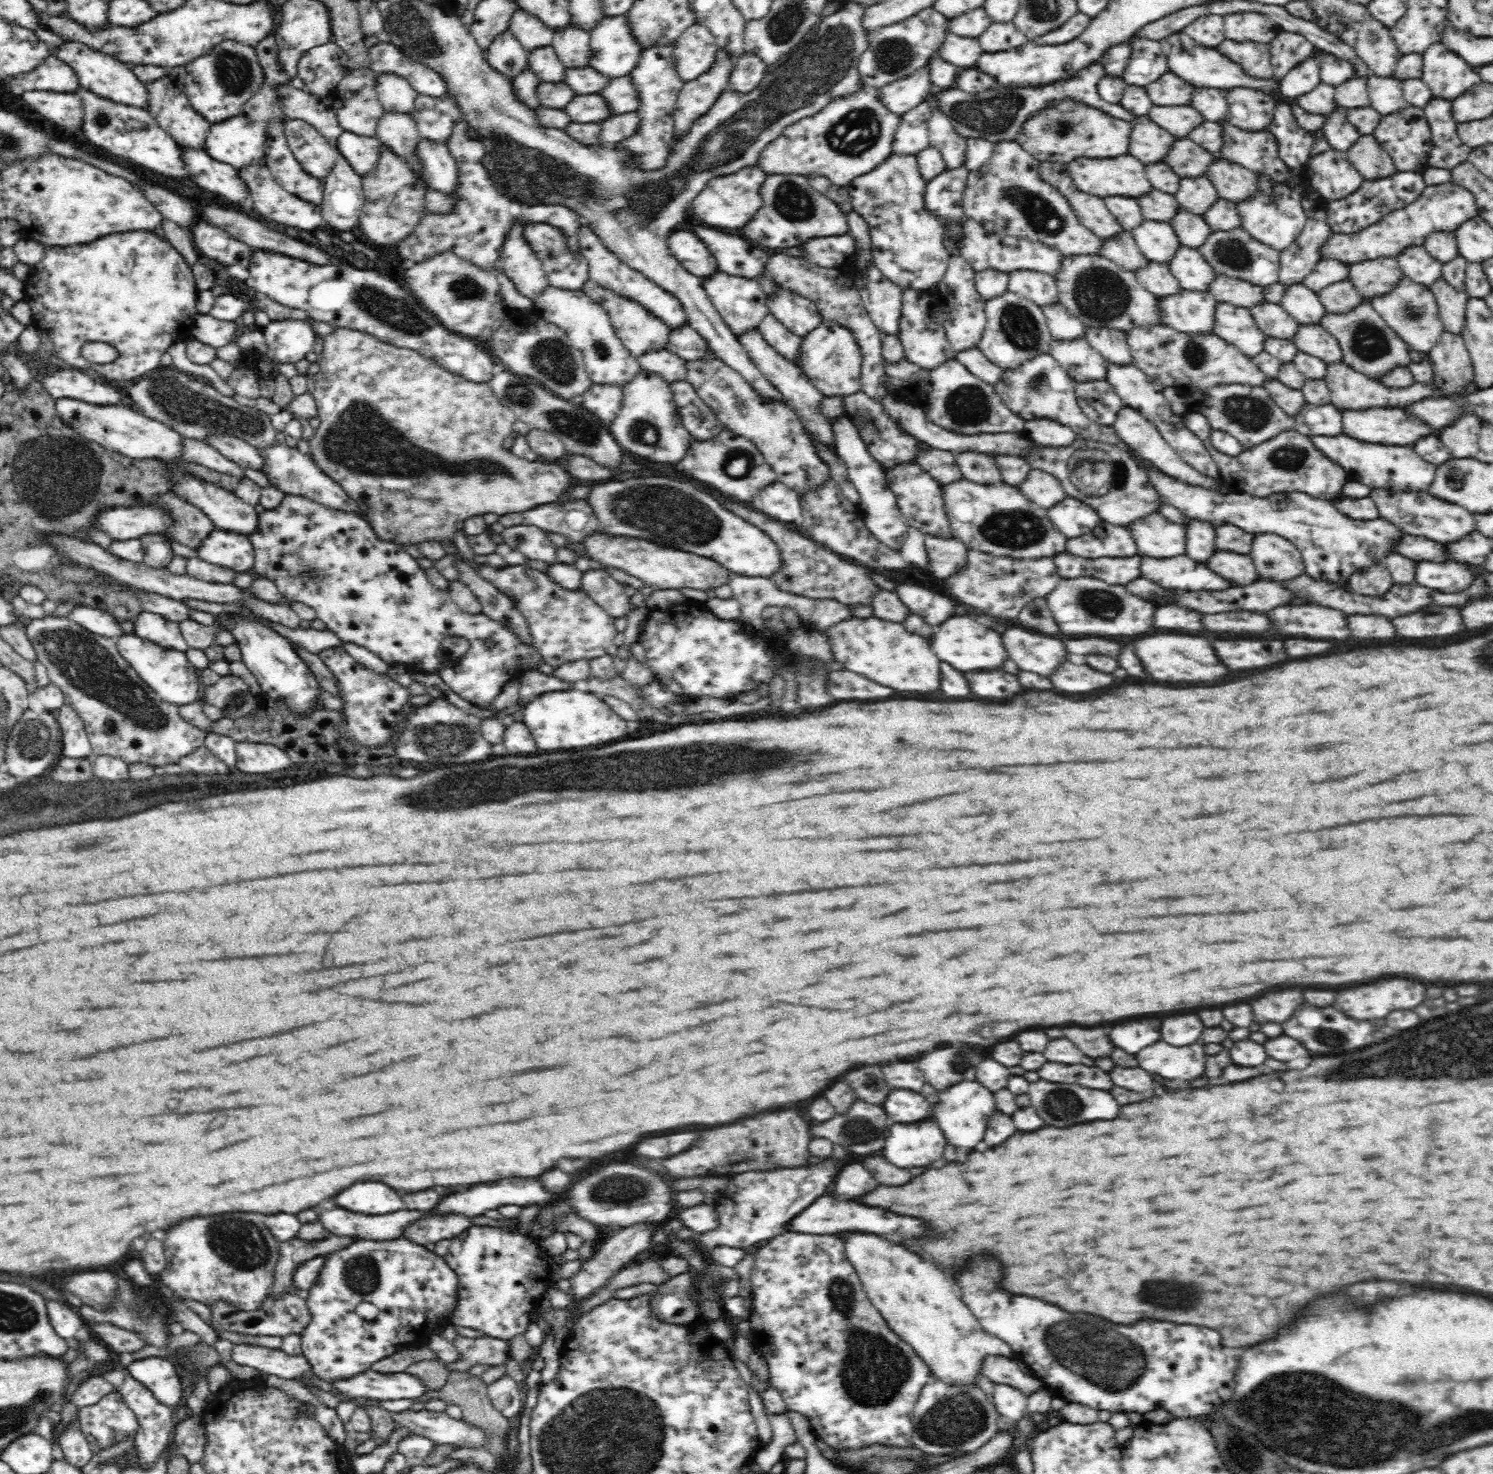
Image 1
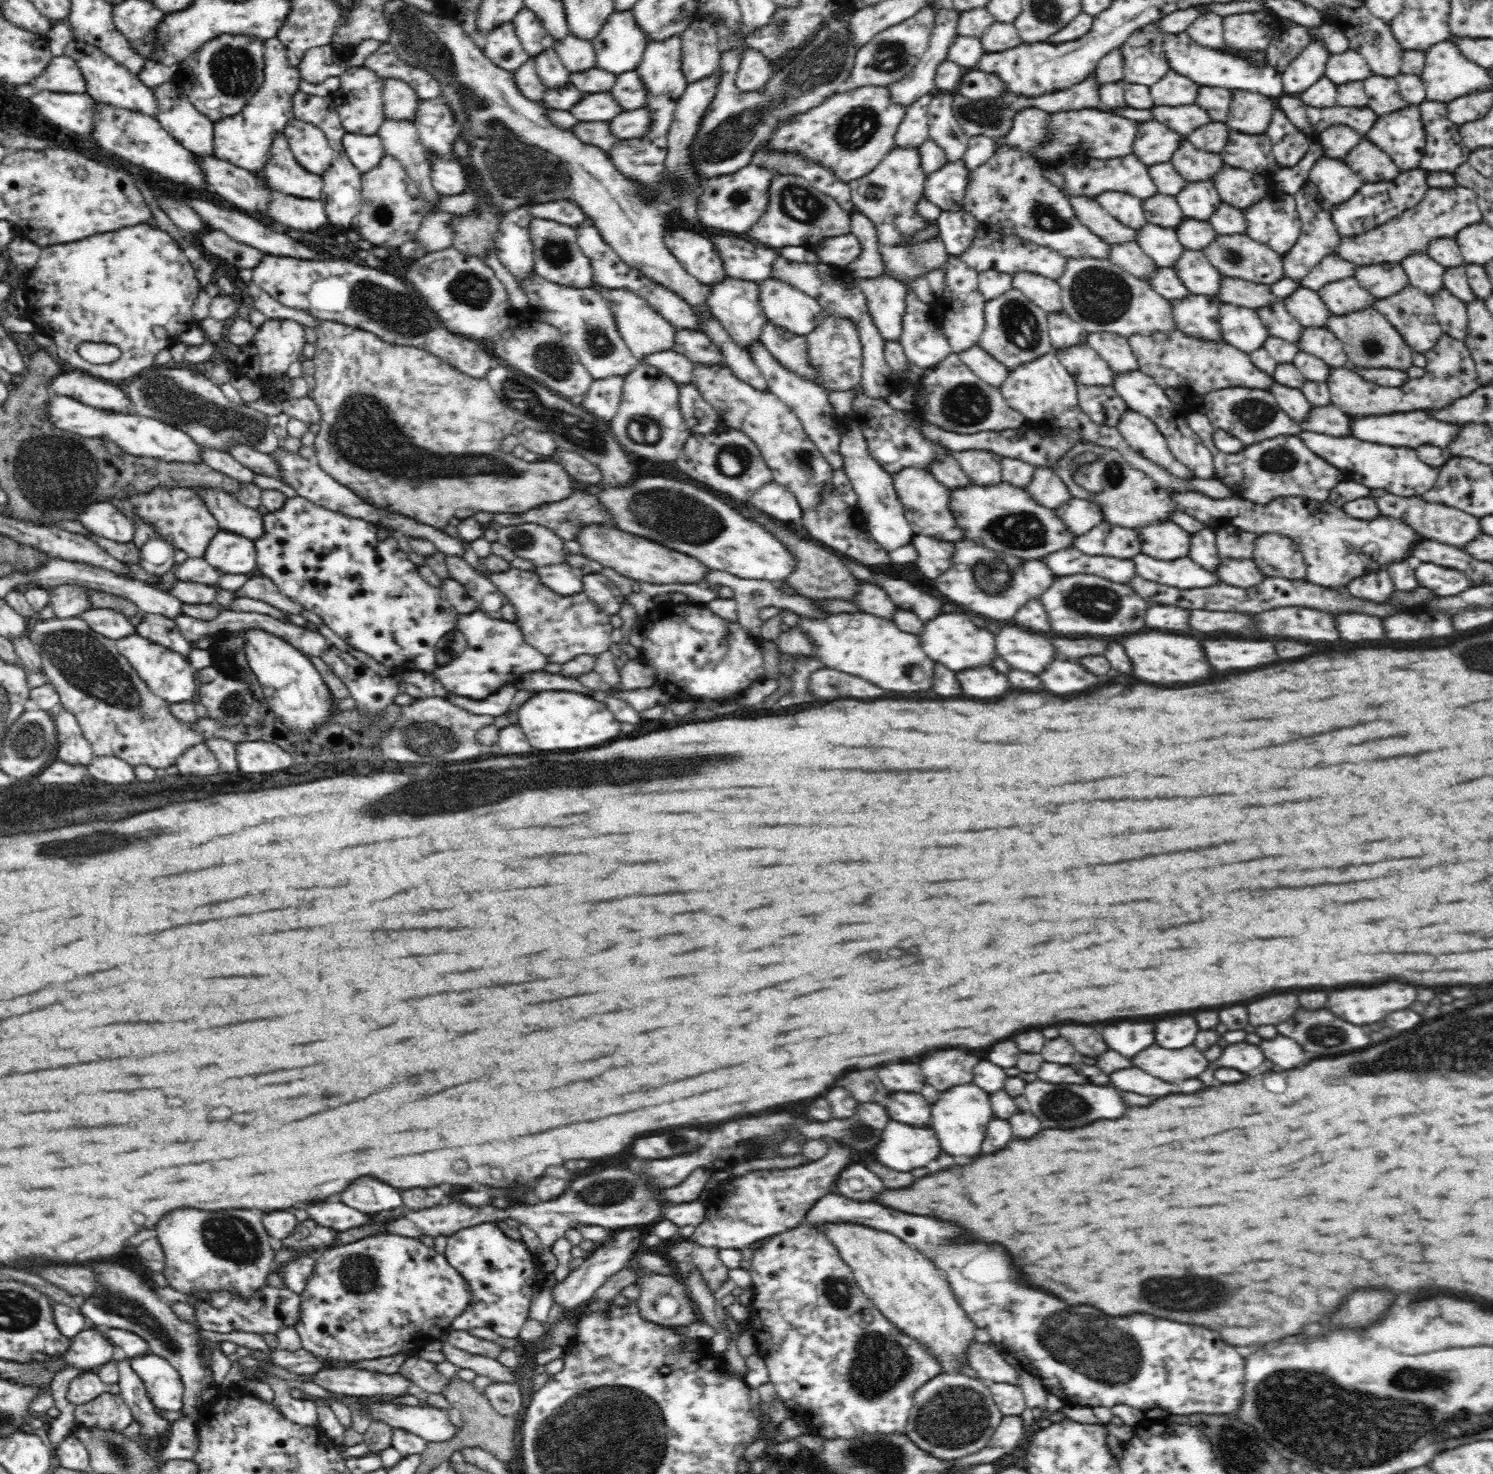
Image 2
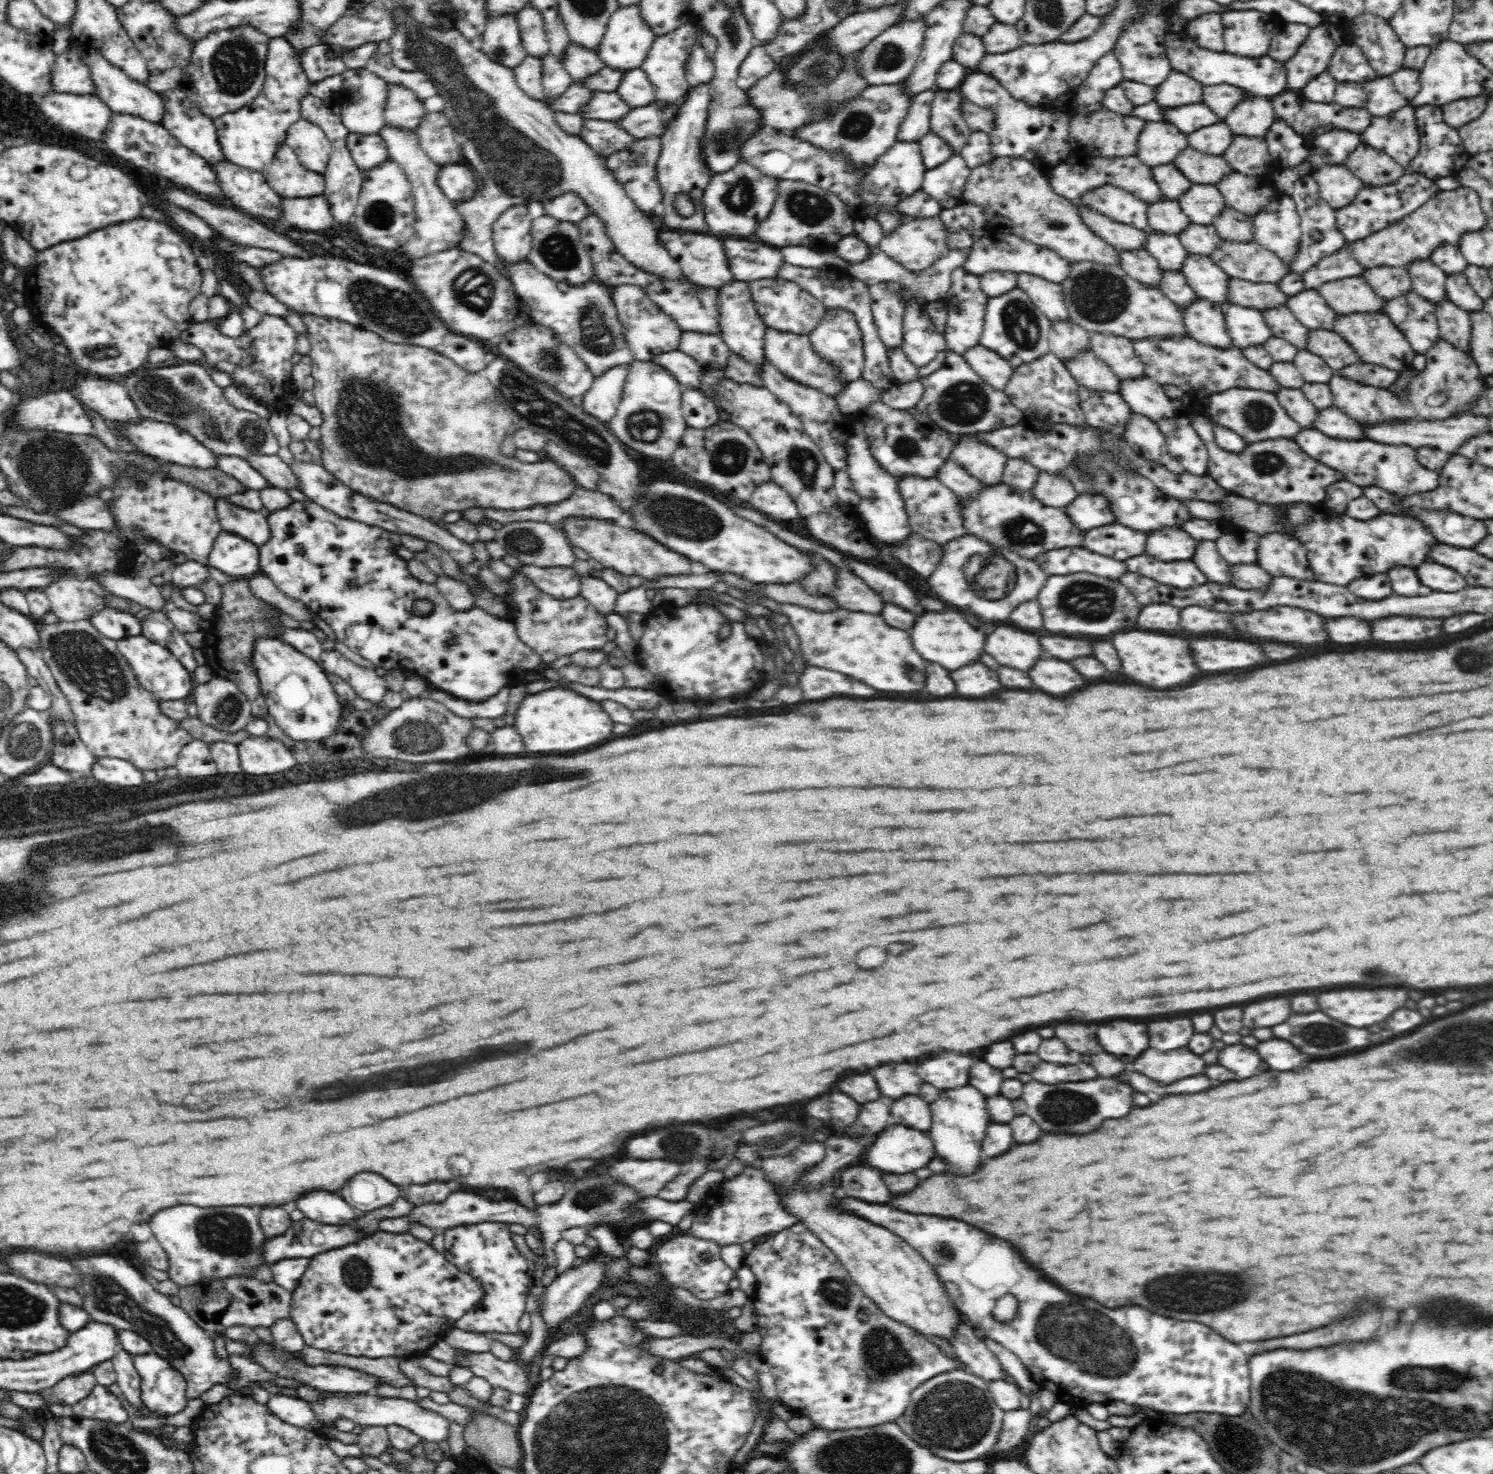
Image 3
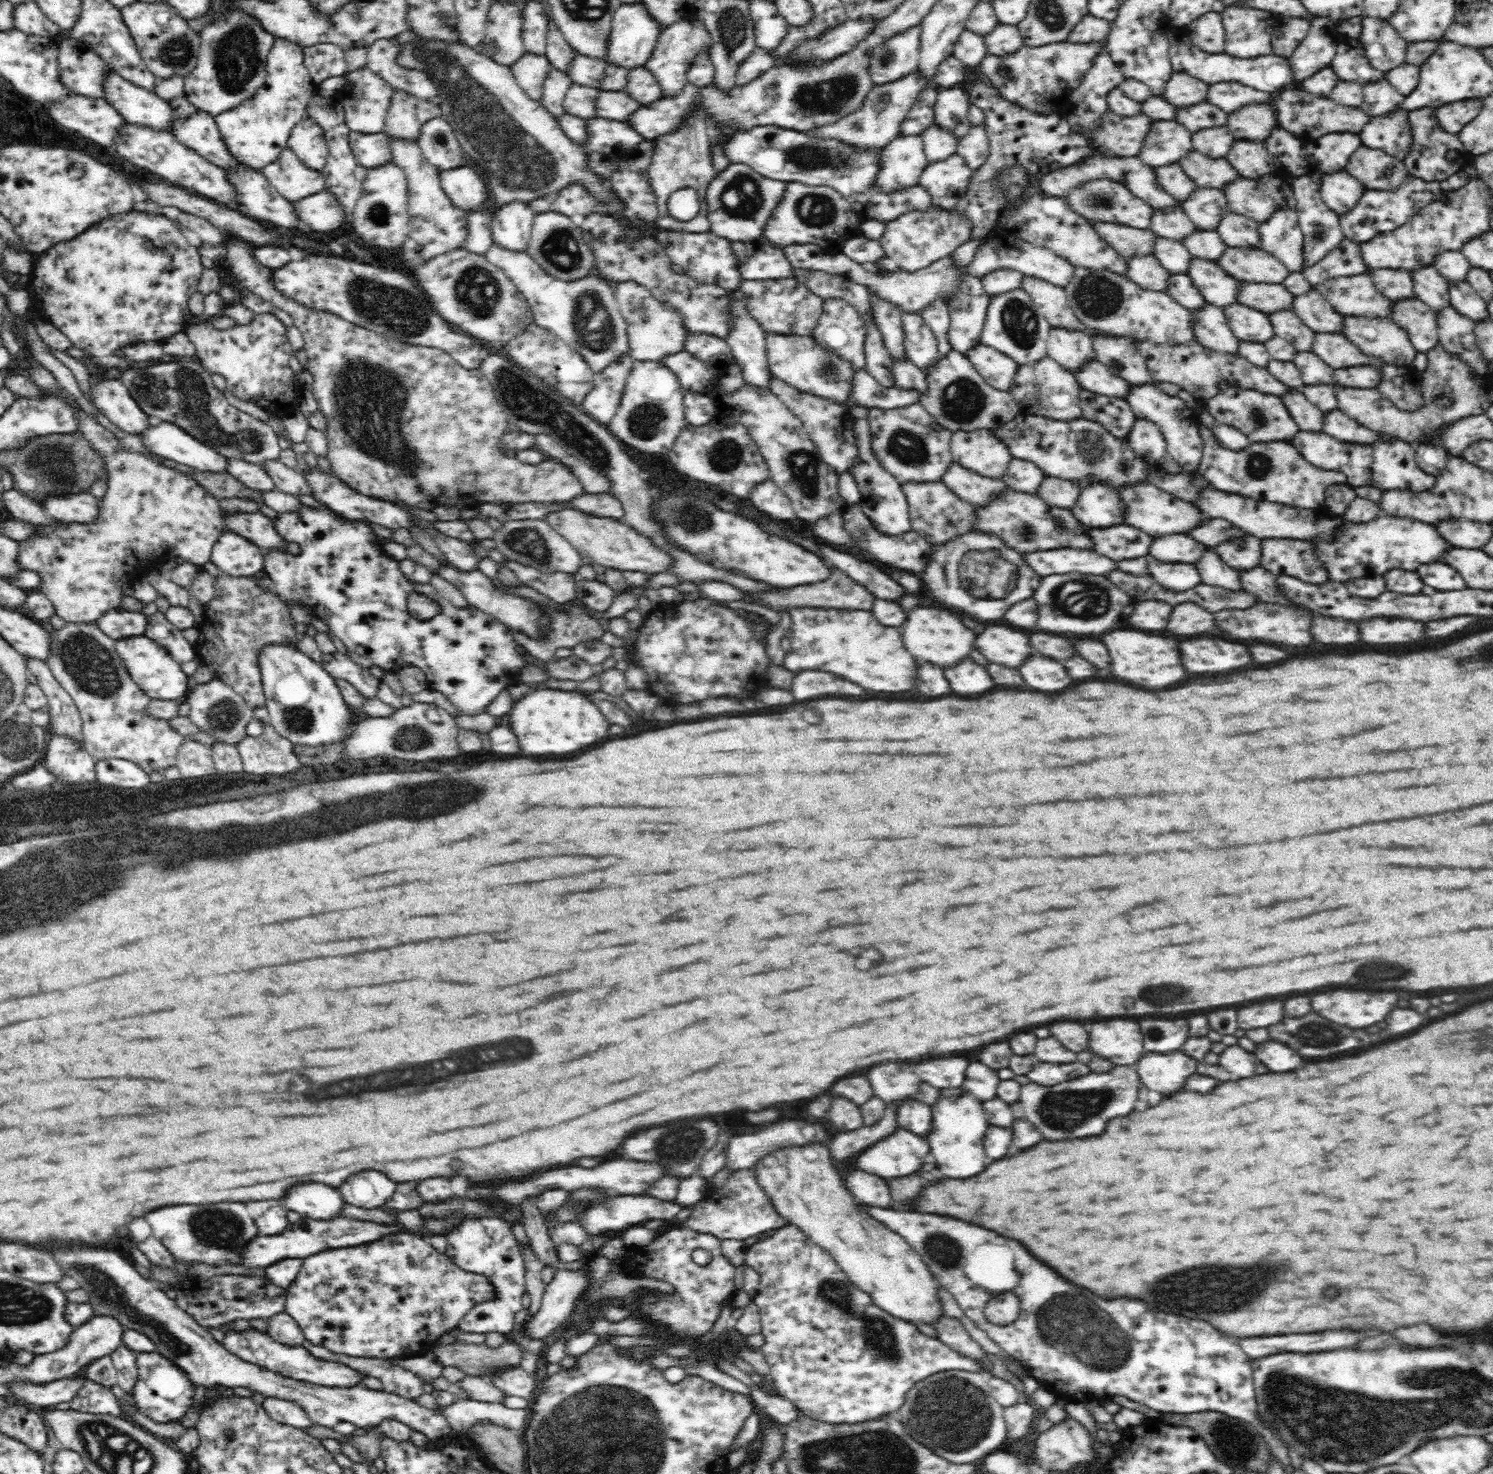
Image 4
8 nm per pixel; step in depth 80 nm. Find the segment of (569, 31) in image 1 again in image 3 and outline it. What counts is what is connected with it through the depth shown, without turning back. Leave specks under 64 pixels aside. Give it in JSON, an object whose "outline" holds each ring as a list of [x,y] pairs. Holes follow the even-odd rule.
{"outline":[[[570,44],[568,50],[566,50],[562,64],[573,78],[573,82],[579,84],[586,82],[592,74],[596,74],[598,70],[605,67],[604,61],[600,59],[597,53],[580,48],[575,44]]]}

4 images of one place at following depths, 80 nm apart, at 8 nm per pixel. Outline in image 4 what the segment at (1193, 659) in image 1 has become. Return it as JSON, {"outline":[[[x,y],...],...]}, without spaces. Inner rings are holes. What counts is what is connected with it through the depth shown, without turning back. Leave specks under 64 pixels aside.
{"outline":[[[1112,630],[1108,634],[1102,634],[1100,642],[1108,652],[1110,672],[1118,680],[1144,686],[1144,688],[1168,688],[1180,682],[1182,678],[1186,678],[1186,672],[1178,662],[1176,642],[1172,638],[1152,636],[1152,634],[1134,632],[1134,630]]]}

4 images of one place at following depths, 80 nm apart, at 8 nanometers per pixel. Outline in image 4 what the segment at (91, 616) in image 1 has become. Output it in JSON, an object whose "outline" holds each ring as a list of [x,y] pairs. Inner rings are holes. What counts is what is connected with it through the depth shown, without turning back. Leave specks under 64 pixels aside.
{"outline":[[[118,607],[110,610],[98,620],[97,625],[114,638],[115,641],[130,637],[144,635],[148,628],[148,618],[142,611],[130,611],[126,608]]]}

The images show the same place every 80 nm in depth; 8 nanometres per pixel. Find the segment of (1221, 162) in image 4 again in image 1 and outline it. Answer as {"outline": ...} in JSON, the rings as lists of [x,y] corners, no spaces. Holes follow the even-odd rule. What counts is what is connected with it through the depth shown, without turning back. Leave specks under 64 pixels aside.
{"outline":[[[1184,138],[1178,140],[1174,148],[1169,150],[1164,163],[1168,164],[1181,179],[1196,179],[1207,177],[1207,173],[1217,160],[1217,154],[1206,152],[1192,140]]]}

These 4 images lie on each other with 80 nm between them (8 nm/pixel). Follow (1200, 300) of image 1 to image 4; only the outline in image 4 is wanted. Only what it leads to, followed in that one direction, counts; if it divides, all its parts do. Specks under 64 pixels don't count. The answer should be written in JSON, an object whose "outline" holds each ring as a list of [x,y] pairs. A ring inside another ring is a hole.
{"outline":[[[1208,304],[1204,309],[1194,311],[1194,333],[1197,334],[1200,345],[1222,354],[1239,354],[1241,340],[1234,335],[1224,311],[1216,306]]]}

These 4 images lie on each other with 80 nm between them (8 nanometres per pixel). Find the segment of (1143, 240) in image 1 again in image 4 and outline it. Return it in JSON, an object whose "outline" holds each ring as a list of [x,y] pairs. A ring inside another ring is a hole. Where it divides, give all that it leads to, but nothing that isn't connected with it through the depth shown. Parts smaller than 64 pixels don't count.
{"outline":[[[1157,238],[1153,255],[1171,275],[1188,275],[1193,256],[1182,243]]]}

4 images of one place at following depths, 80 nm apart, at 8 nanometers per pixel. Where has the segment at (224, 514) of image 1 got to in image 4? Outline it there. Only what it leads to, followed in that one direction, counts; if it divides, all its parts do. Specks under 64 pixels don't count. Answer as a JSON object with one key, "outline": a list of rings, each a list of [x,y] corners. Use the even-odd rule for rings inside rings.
{"outline":[[[258,511],[257,513],[234,514],[223,516],[226,530],[230,530],[263,549],[264,554],[274,553],[276,550],[287,554],[295,554],[298,546],[295,542],[286,541],[282,537],[274,520]]]}

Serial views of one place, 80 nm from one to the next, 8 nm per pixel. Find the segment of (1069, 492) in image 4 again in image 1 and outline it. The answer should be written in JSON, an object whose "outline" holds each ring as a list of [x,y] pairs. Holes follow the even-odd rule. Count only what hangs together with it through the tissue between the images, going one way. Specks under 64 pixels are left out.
{"outline":[[[1033,468],[1030,470],[1026,482],[1022,482],[1018,488],[1035,505],[1045,507],[1047,510],[1058,505],[1058,502],[1062,502],[1064,498],[1069,497],[1062,486],[1061,480],[1044,469]]]}

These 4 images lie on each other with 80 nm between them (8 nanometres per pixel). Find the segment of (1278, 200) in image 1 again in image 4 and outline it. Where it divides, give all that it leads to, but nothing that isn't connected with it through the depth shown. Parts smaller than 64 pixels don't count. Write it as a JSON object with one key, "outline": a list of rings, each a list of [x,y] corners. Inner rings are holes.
{"outline":[[[1277,209],[1270,221],[1260,226],[1261,248],[1275,256],[1291,273],[1302,273],[1307,267],[1305,239],[1299,228],[1297,211]]]}

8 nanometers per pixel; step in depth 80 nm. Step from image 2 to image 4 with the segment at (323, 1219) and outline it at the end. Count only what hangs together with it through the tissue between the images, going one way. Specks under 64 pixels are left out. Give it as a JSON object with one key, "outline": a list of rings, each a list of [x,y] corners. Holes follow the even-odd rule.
{"outline":[[[298,1182],[286,1190],[280,1202],[286,1210],[298,1212],[306,1218],[322,1220],[339,1214],[342,1196],[336,1188],[322,1182]]]}

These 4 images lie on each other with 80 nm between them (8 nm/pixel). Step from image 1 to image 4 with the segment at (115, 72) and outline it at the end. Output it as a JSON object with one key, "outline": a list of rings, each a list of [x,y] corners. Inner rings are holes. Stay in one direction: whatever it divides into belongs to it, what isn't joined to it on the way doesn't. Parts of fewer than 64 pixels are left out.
{"outline":[[[115,71],[105,82],[106,100],[118,109],[118,113],[130,125],[147,129],[174,130],[174,107],[155,92],[134,86],[118,76]]]}

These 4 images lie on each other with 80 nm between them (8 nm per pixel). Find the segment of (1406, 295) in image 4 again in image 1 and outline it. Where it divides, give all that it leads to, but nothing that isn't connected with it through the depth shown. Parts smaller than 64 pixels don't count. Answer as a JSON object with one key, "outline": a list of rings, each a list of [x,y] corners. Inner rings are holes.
{"outline":[[[1378,258],[1349,264],[1349,278],[1363,297],[1374,299],[1392,293],[1405,278],[1396,258]]]}

